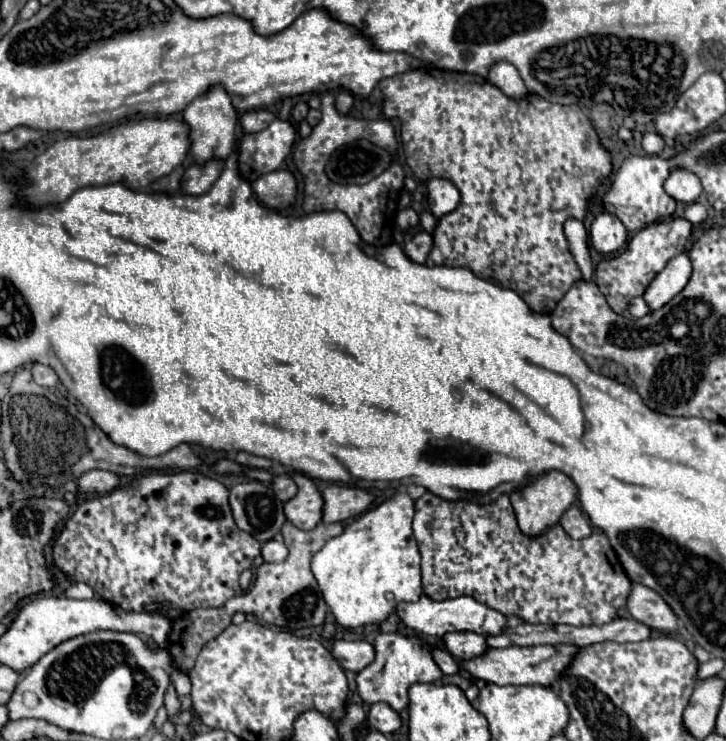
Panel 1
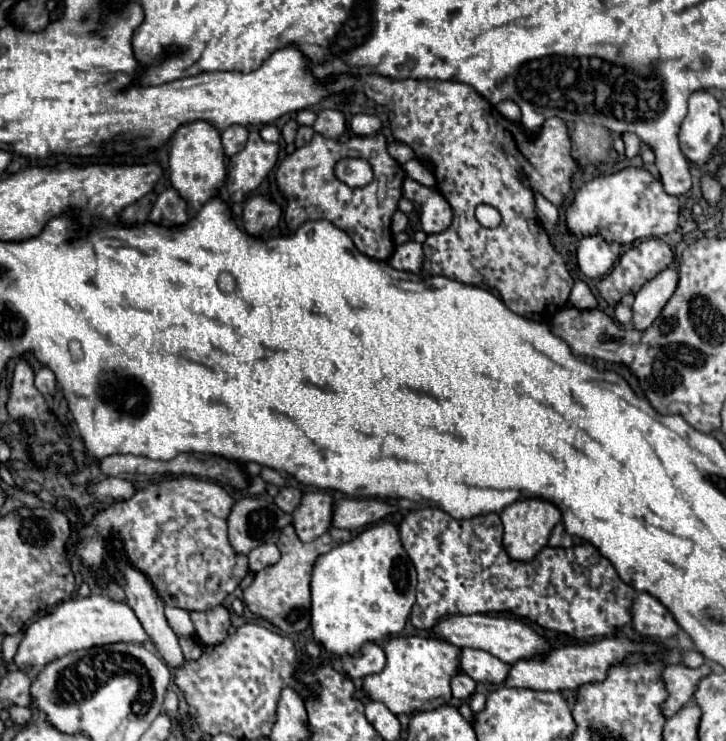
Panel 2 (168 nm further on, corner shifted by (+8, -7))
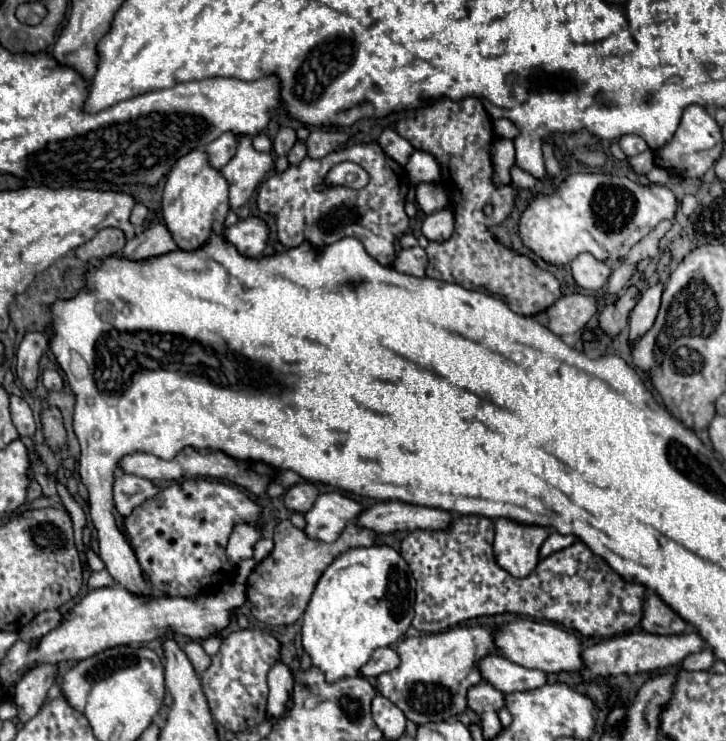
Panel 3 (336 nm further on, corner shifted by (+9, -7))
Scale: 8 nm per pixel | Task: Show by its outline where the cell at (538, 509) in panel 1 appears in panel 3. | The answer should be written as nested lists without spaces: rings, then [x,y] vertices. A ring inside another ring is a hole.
[[[498,518],[494,536],[494,556],[500,568],[516,578],[526,578],[538,564],[538,552],[548,536],[548,528],[514,524]]]

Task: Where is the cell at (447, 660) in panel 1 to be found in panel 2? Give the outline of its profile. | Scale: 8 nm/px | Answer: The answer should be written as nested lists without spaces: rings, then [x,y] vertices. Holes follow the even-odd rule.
[[[455,674],[451,678],[451,690],[453,690],[453,696],[459,698],[459,700],[467,700],[473,692],[475,692],[475,680],[471,680],[467,674]]]

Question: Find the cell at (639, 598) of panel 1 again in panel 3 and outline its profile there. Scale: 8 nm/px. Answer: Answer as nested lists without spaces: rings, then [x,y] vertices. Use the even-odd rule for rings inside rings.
[[[654,592],[648,594],[644,602],[644,622],[642,628],[652,634],[682,634],[686,630],[686,622],[662,602],[662,598]]]

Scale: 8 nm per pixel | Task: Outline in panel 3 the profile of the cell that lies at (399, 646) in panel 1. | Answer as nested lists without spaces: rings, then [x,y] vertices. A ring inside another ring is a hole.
[[[456,626],[438,634],[422,634],[418,638],[404,638],[398,642],[396,652],[400,654],[400,666],[384,672],[376,678],[376,688],[382,696],[392,700],[408,720],[414,724],[456,720],[468,706],[466,690],[480,684],[480,660],[488,654],[498,654],[494,644],[494,626]],[[472,632],[478,632],[478,644]]]

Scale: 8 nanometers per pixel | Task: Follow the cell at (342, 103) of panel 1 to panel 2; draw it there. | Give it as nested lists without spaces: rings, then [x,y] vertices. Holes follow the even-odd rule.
[[[321,110],[315,124],[315,132],[327,136],[327,138],[339,138],[345,130],[345,118],[339,110]]]

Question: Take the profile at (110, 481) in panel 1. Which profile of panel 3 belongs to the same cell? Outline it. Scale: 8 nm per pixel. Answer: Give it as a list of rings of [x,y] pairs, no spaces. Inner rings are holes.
[[[122,474],[114,482],[114,506],[120,516],[130,516],[136,506],[148,498],[154,498],[154,494],[158,494],[158,486],[140,476]]]

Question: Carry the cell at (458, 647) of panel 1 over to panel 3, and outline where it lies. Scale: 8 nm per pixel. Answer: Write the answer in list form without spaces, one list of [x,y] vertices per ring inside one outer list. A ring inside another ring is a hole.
[[[498,654],[486,656],[480,662],[480,672],[486,682],[490,682],[494,688],[498,688],[504,694],[536,690],[536,688],[544,686],[548,680],[546,672],[518,666]]]

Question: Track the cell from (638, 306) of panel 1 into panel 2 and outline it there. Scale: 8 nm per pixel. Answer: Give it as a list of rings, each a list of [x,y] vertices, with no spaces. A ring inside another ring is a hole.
[[[631,294],[623,296],[621,302],[617,304],[617,308],[615,308],[615,318],[617,318],[621,324],[631,322],[631,318],[633,318],[633,310],[631,310],[631,306],[633,306],[633,296],[631,296]]]

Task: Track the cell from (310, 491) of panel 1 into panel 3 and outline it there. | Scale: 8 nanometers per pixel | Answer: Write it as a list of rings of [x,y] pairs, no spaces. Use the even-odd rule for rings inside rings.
[[[340,492],[320,494],[312,510],[304,514],[308,522],[306,534],[322,542],[334,542],[338,534],[342,534],[346,524],[354,522],[362,510],[364,506],[360,502],[348,496],[342,496]]]

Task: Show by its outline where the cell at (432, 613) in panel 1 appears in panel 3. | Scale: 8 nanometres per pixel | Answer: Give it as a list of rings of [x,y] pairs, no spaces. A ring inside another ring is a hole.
[[[534,620],[508,622],[496,630],[494,642],[502,656],[524,668],[536,668],[546,674],[578,672],[582,668],[582,640],[574,632],[564,630],[550,622],[534,622]]]

